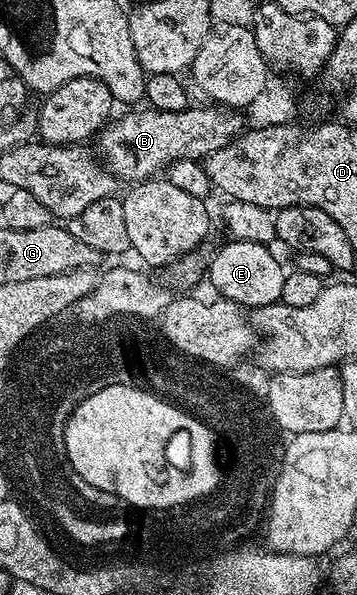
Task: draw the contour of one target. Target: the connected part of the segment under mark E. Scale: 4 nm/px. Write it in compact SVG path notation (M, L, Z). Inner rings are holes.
M226 242L210 262L208 260L208 278L210 274L210 284L218 291L217 295L223 300L242 305L246 310L279 303L282 299L286 272L281 262L270 251L267 245L256 242Z

